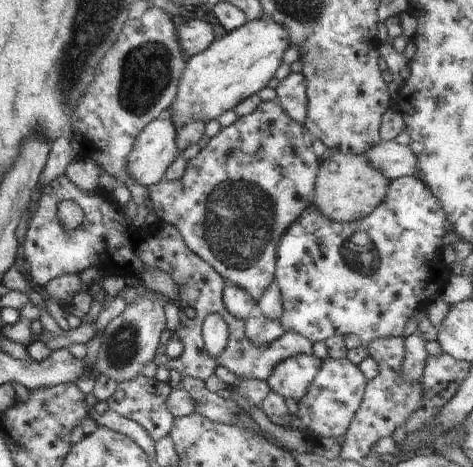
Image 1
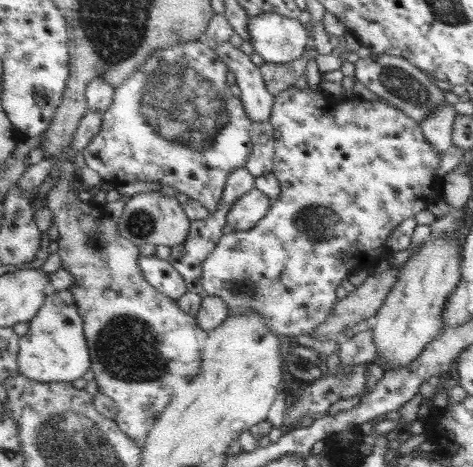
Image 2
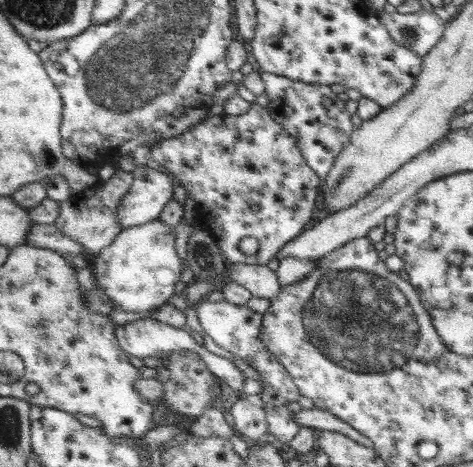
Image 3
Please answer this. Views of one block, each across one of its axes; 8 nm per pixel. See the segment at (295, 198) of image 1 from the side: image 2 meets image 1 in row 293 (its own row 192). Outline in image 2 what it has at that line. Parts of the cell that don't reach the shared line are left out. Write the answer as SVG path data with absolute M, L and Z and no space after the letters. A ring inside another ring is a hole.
M255 188L231 206L227 224L231 224L237 232L253 230L255 226L259 226L259 222L263 222L263 218L267 218L267 214L271 214L273 204L275 200L271 200L265 190Z

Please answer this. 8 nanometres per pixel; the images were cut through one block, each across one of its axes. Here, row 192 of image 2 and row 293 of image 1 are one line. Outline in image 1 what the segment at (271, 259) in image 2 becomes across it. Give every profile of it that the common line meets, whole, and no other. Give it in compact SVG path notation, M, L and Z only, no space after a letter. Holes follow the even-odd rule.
M403 176L403 178L397 178L397 180L391 180L389 182L389 190L387 190L387 196L385 200L369 214L365 216L363 220L357 220L357 222L349 222L349 224L339 224L339 222L333 222L329 220L325 214L321 214L315 206L311 206L301 218L297 224L293 224L289 230L287 230L287 236L283 236L281 240L281 248L279 248L279 270L277 270L277 284L281 288L281 294L283 294L283 304L285 304L285 314L281 318L283 322L283 330L285 332L295 332L295 334L301 334L303 338L307 338L309 342L325 342L325 340L331 340L331 338L343 338L347 334L355 334L359 338L359 346L363 350L369 348L371 342L375 340L381 340L381 338L403 338L403 328L405 328L405 322L409 320L409 316L413 312L421 312L427 308L427 304L435 302L439 296L441 296L441 290L445 288L447 280L451 278L451 266L447 266L441 258L441 238L451 232L451 226L447 224L445 220L445 214L443 214L443 208L439 208L439 200L429 192L429 188L417 180L415 176Z

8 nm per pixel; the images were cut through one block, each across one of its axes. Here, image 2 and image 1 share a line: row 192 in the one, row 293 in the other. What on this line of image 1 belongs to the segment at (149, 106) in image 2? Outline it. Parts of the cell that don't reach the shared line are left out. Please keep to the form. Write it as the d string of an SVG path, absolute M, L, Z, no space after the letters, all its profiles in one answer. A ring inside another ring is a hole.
M61 176L53 182L49 182L43 190L41 202L33 218L29 220L29 232L23 240L25 248L25 262L29 268L29 278L35 282L39 288L47 288L55 278L67 276L67 274L79 274L79 276L89 276L89 274L111 274L119 278L139 278L145 272L145 264L153 270L161 270L167 276L173 278L173 282L179 286L179 296L181 296L181 306L191 308L197 312L195 318L187 318L185 314L181 316L181 326L175 328L175 334L183 342L183 354L175 360L165 354L165 348L173 334L165 330L163 342L159 346L159 354L155 358L155 364L163 364L169 370L177 370L183 374L183 378L197 378L197 380L207 380L215 374L215 366L225 366L231 374L235 374L239 380L269 380L275 368L283 364L283 360L297 356L297 354L313 354L313 344L301 334L295 332L285 332L279 336L275 342L269 344L255 344L247 336L247 322L235 318L231 312L227 312L225 306L225 288L227 282L225 278L209 266L203 258L199 258L187 242L183 240L183 232L177 226L157 222L153 226L145 226L143 230L133 228L133 220L125 216L125 206L119 206L111 194L107 192L93 192L87 194L79 190L71 178ZM63 200L73 200L81 204L81 210L85 214L85 222L71 234L65 232L65 228L59 222L59 204ZM219 314L225 324L229 326L229 346L223 352L221 358L211 358L207 352L207 342L203 336L203 326L207 316Z

